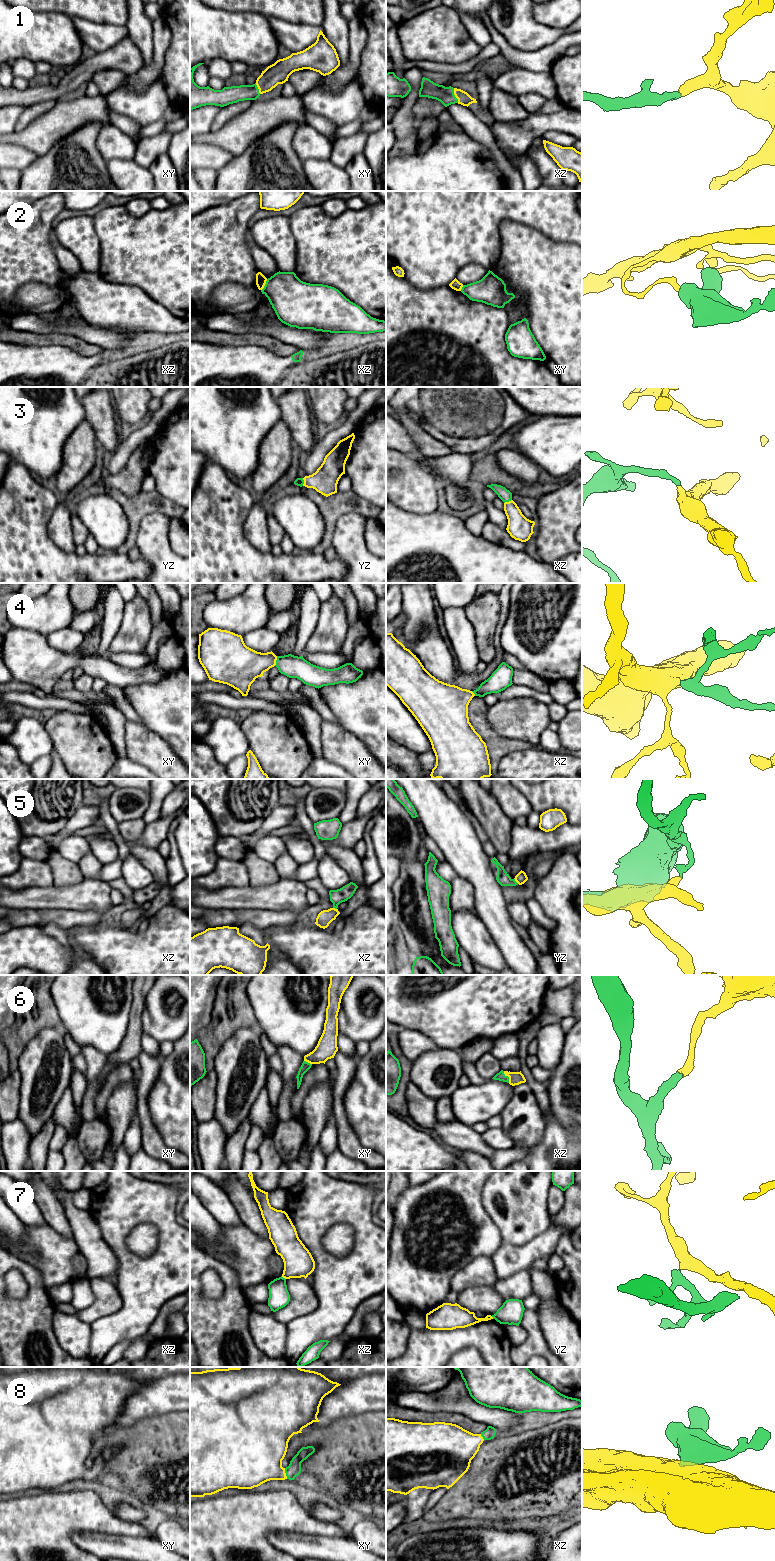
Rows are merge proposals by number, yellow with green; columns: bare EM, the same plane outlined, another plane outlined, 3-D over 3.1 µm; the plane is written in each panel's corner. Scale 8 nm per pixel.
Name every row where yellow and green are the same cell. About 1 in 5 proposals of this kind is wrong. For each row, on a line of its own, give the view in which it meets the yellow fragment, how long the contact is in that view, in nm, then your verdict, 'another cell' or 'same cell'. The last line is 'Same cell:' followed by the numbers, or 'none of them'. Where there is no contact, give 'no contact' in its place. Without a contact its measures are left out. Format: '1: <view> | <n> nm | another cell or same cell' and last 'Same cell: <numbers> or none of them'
1: xz | 130 nm | same cell
2: xz | 110 nm | another cell
3: yz | 60 nm | same cell
4: xy | 80 nm | same cell
5: yz | 60 nm | another cell
6: xz | 110 nm | same cell
7: xz | 50 nm | another cell
8: xy | 90 nm | same cell
Same cell: 1, 3, 4, 6, 8

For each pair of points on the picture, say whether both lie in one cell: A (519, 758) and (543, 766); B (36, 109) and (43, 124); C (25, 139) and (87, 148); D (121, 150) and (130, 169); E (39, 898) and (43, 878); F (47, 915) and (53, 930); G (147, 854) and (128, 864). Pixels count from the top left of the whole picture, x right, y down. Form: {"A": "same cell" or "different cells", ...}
{"A": "same cell", "B": "different cells", "C": "different cells", "D": "different cells", "E": "different cells", "F": "different cells", "G": "different cells"}

